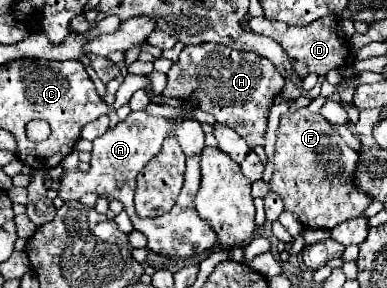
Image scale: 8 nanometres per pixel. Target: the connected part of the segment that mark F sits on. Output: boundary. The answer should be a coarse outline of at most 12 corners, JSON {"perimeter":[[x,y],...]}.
{"perimeter":[[307,107],[281,117],[269,181],[309,229],[359,217],[357,153]]}

